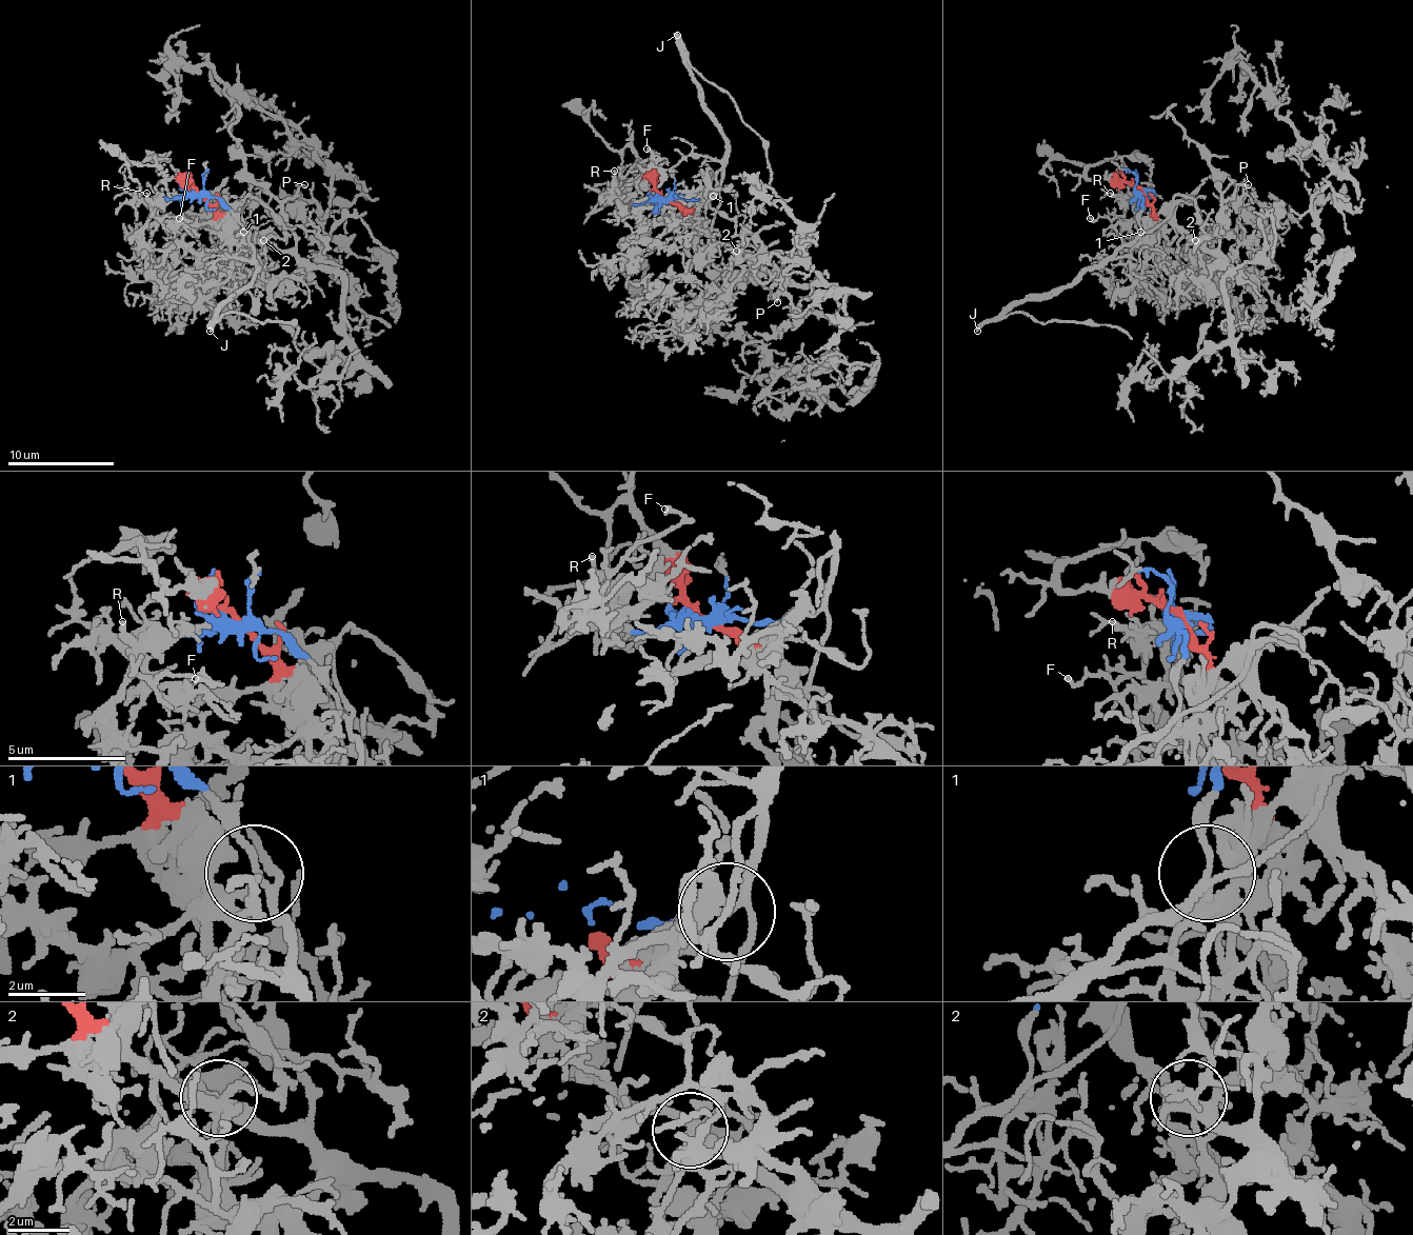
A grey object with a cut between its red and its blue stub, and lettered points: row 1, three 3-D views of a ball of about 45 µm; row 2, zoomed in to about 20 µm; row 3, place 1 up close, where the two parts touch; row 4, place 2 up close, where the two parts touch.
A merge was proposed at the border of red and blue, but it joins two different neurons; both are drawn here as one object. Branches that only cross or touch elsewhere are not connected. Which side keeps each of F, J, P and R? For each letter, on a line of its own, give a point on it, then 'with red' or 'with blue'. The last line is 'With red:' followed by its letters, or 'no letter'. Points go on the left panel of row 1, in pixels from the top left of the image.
F: (179, 218) | with blue
J: (210, 331) | with blue
P: (304, 184) | with red
R: (146, 193) | with blue
With red: P

